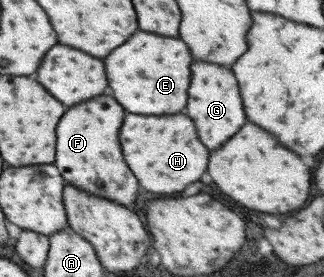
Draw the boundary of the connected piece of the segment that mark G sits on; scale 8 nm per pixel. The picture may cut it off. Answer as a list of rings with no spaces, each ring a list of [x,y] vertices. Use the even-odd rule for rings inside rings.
[[[192,61],[186,115],[192,119],[196,135],[208,151],[216,151],[224,141],[228,141],[247,122],[242,103],[240,103],[238,87],[236,87],[236,81],[230,69]]]

